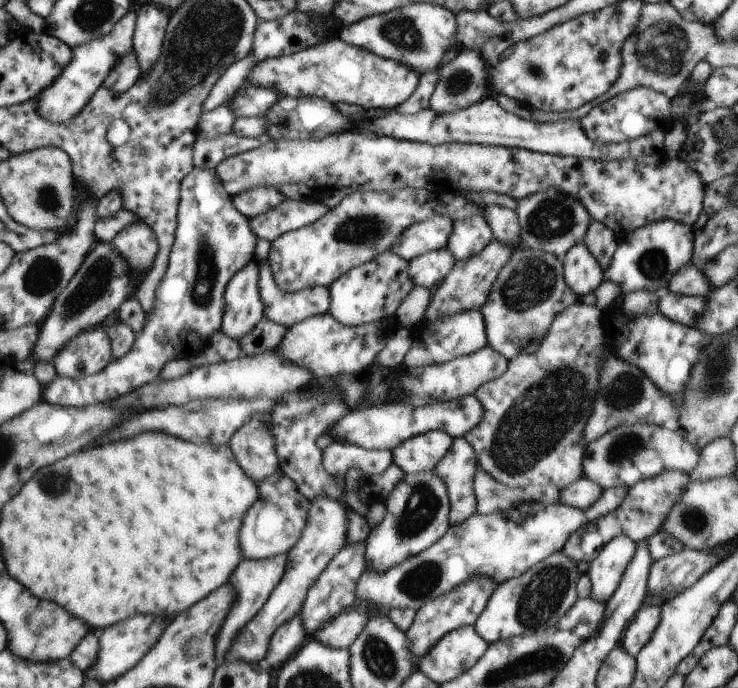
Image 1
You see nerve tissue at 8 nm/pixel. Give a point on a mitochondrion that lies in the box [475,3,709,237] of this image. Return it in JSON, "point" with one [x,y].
{"point":[661,48]}

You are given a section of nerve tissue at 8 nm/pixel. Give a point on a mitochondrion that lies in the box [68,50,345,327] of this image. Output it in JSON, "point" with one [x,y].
{"point":[205,271]}

